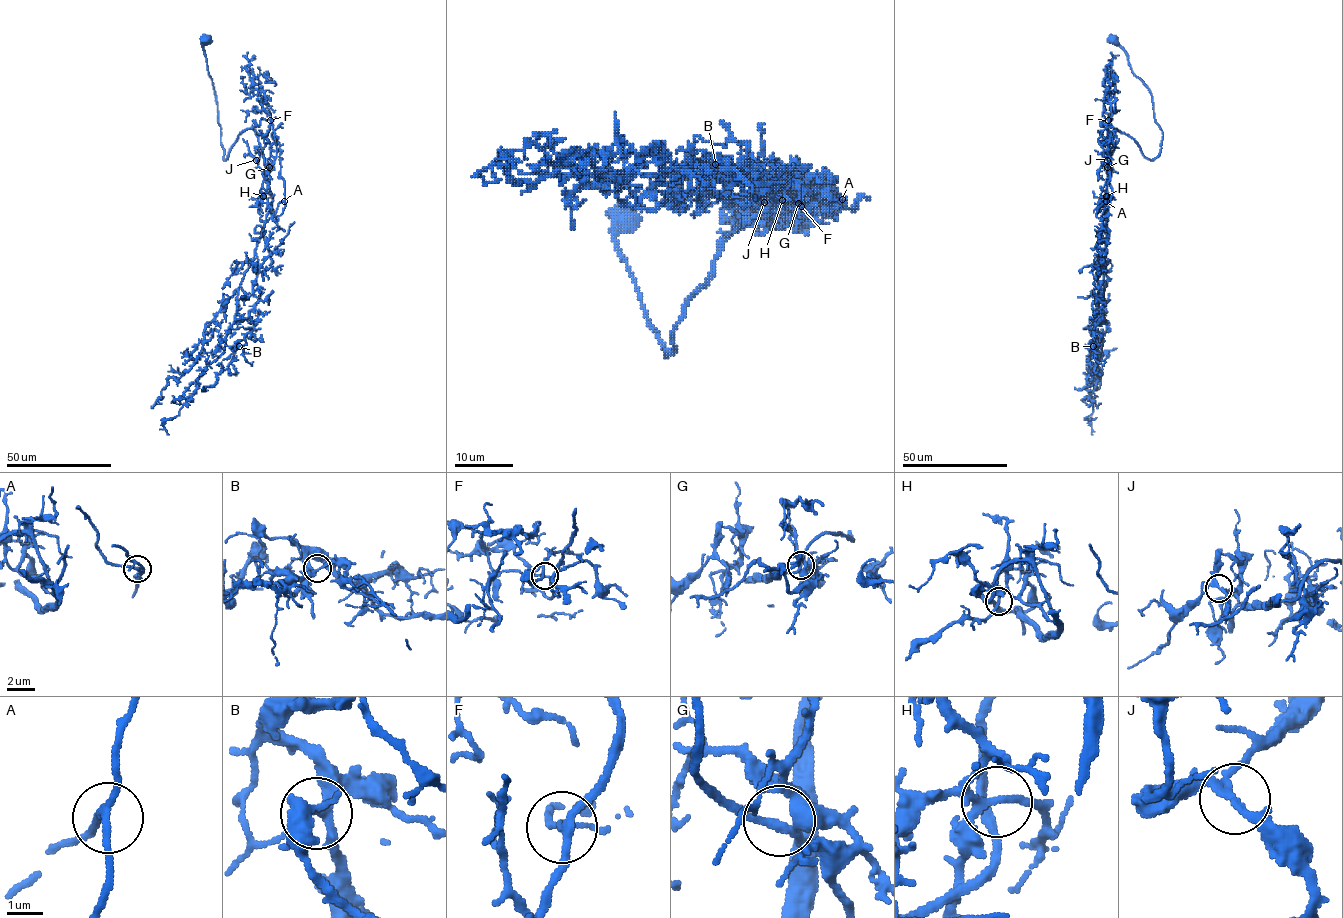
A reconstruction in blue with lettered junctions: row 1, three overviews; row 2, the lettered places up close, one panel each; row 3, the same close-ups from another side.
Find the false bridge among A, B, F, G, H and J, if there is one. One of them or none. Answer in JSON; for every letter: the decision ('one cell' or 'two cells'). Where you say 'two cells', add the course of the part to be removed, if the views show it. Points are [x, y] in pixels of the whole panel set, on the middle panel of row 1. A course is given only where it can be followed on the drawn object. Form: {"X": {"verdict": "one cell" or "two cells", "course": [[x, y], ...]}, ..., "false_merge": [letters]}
{"A": {"verdict": "one cell"}, "B": {"verdict": "one cell"}, "F": {"verdict": "one cell"}, "G": {"verdict": "one cell"}, "H": {"verdict": "one cell"}, "J": {"verdict": "one cell"}, "false_merge": []}

